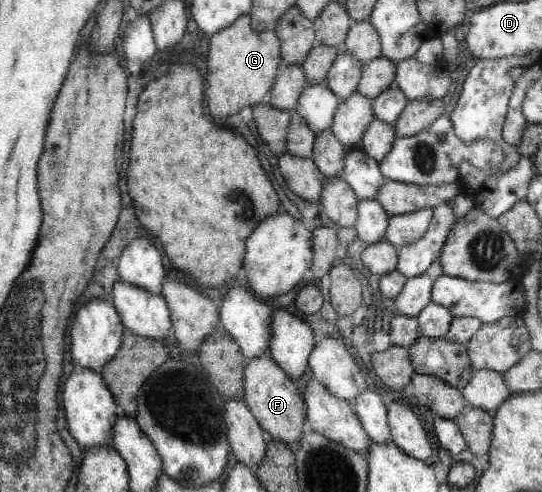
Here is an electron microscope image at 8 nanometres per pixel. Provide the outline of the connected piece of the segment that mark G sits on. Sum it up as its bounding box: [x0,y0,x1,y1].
[207,16,279,117]

